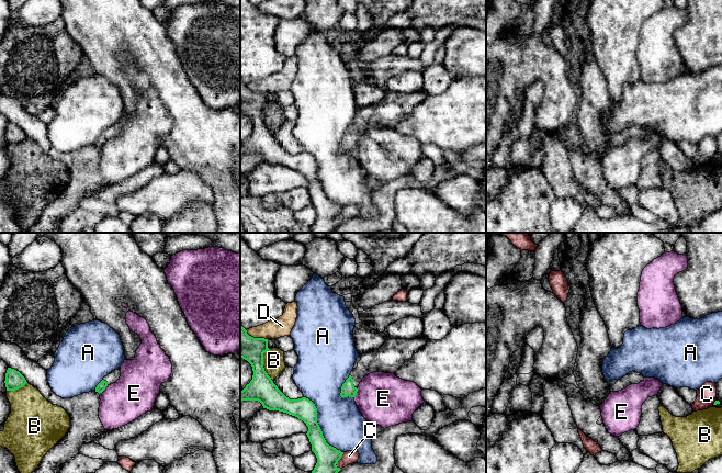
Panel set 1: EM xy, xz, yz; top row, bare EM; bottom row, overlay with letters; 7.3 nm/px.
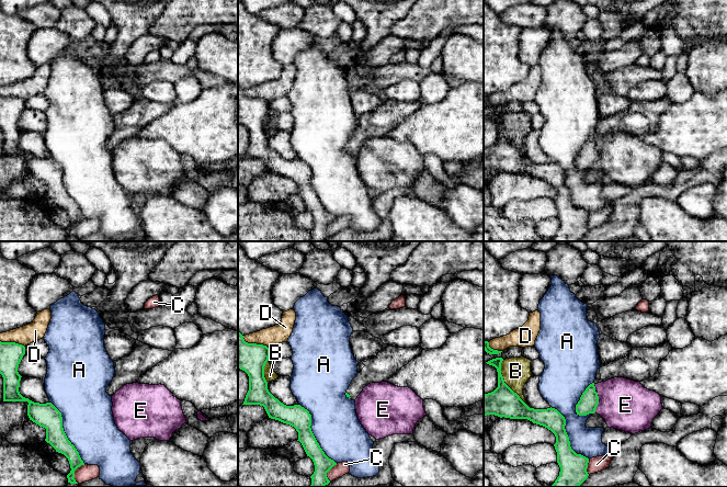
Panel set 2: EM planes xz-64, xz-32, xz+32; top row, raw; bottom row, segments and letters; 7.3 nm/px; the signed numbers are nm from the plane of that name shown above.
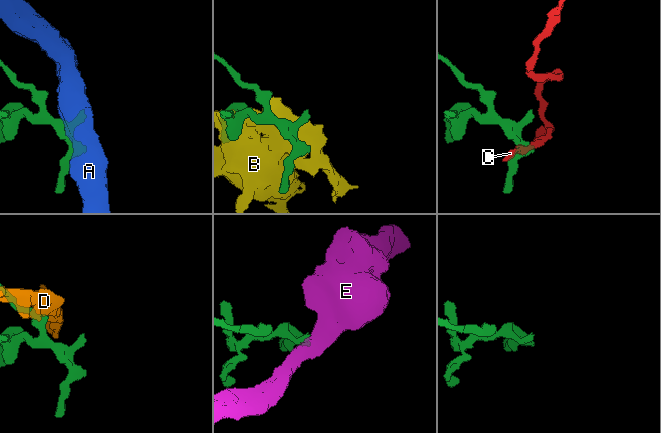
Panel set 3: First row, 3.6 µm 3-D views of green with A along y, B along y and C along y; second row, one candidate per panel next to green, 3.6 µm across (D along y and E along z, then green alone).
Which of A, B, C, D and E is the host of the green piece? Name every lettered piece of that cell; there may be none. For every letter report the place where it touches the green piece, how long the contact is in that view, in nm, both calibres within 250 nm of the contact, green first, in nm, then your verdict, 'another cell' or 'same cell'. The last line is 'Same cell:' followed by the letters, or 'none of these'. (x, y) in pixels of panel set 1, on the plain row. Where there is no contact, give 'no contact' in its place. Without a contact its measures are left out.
A: xz (318, 180) | 500 nm | 160/320 nm | another cell
B: xz (262, 120) | 240 nm | 190/160 nm | another cell
C: xz (338, 214) | 130 nm | 160/100 nm | another cell
D: xz (256, 92) | 170 nm | 190/140 nm | another cell
E: xy (103, 144) | 90 nm | 70/320 nm | another cell
Same cell: none of these

